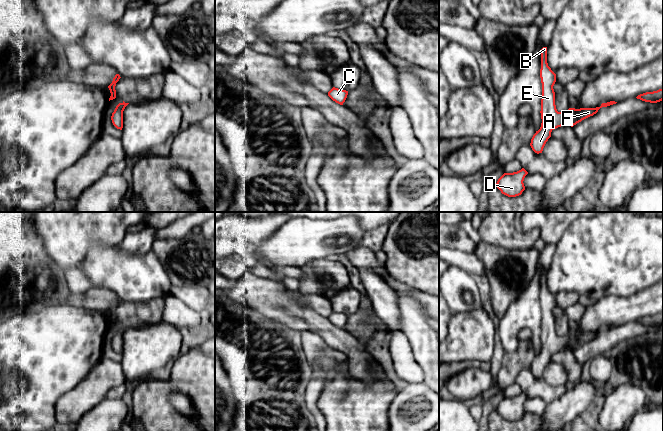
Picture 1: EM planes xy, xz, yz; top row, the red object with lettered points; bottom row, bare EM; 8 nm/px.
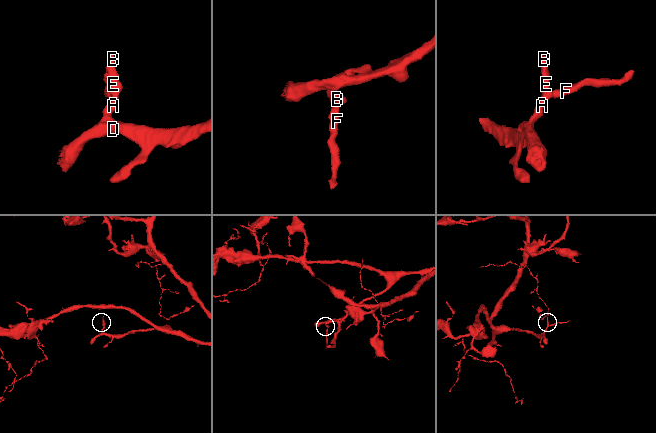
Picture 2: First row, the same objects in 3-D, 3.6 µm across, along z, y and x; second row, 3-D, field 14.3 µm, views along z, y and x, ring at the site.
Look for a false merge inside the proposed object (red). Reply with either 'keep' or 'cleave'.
keep

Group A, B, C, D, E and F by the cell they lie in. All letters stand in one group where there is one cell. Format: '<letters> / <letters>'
A B C D E F

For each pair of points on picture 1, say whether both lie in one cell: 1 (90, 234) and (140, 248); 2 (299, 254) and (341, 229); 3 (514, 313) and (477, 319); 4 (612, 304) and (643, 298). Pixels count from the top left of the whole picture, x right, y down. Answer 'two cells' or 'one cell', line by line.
1: two cells
2: one cell
3: two cells
4: one cell

